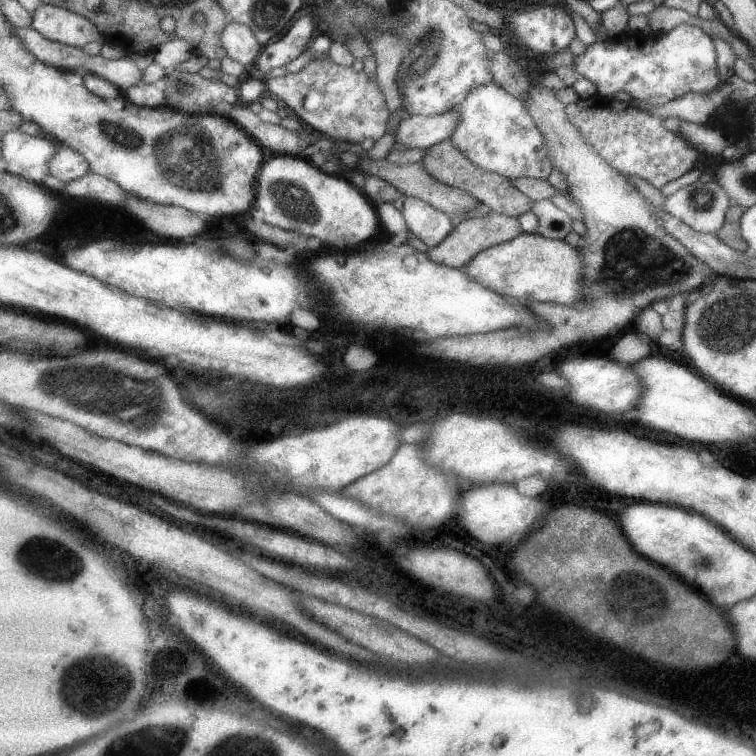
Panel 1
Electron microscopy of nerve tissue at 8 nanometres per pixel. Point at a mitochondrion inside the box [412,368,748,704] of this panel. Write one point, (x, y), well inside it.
(648, 584)

